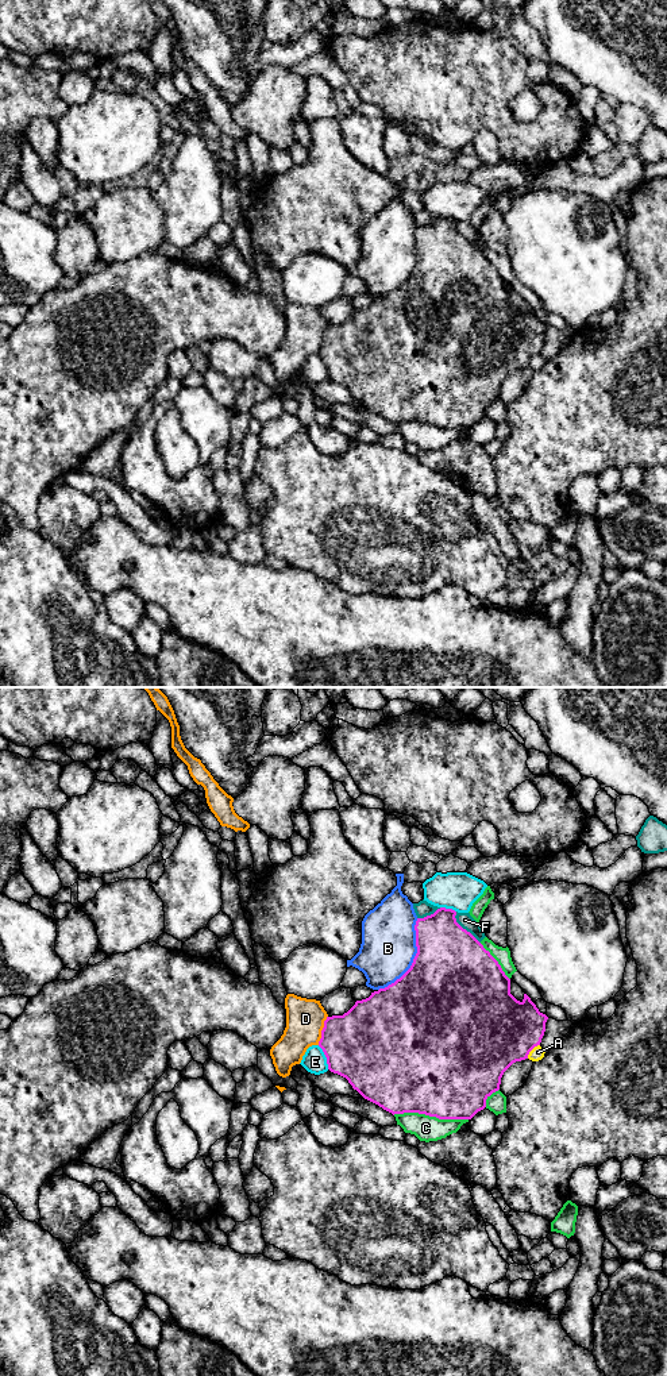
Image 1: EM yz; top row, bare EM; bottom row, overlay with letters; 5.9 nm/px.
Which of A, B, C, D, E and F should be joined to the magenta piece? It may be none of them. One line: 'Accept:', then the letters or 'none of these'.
Accept: none of these

